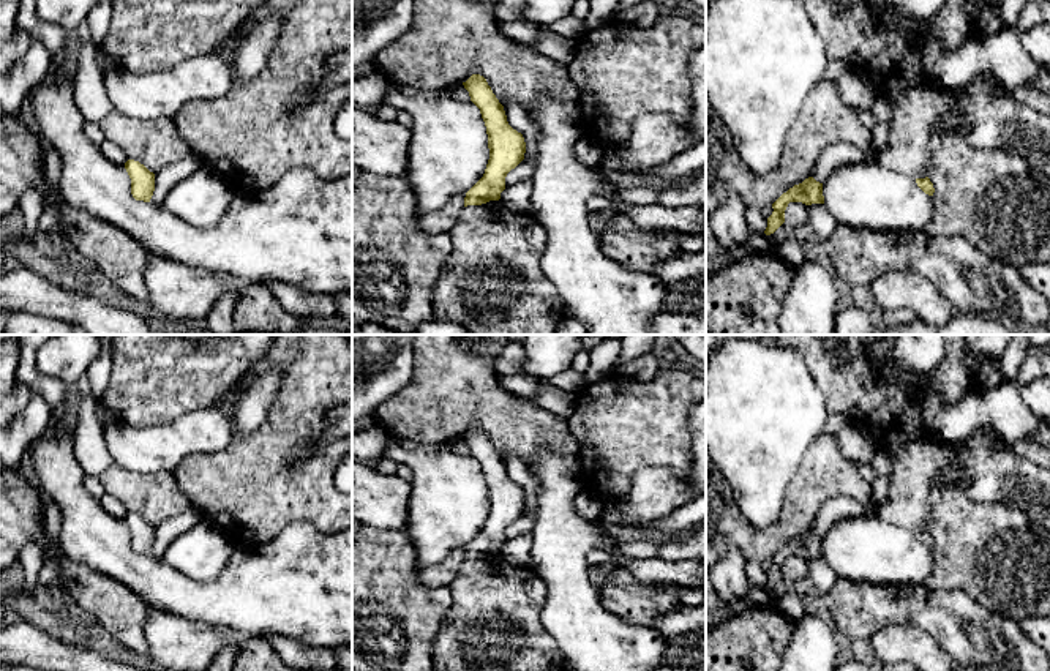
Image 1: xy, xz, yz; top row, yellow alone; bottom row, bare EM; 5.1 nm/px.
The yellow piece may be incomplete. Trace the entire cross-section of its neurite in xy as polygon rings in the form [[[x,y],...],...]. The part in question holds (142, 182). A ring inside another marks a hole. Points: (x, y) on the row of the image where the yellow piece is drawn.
[[[128,159],[125,169],[131,178],[133,197],[136,201],[150,202],[155,191],[155,174],[134,159]]]

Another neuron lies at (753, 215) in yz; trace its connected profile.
[[[758,207],[745,208],[745,221],[758,234],[764,234],[767,227],[767,218],[763,215],[761,208]]]

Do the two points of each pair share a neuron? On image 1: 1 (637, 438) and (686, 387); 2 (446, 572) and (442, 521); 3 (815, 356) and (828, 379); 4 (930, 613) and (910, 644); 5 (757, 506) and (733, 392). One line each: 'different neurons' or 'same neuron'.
1: same neuron
2: different neurons
3: same neuron
4: different neurons
5: same neuron

